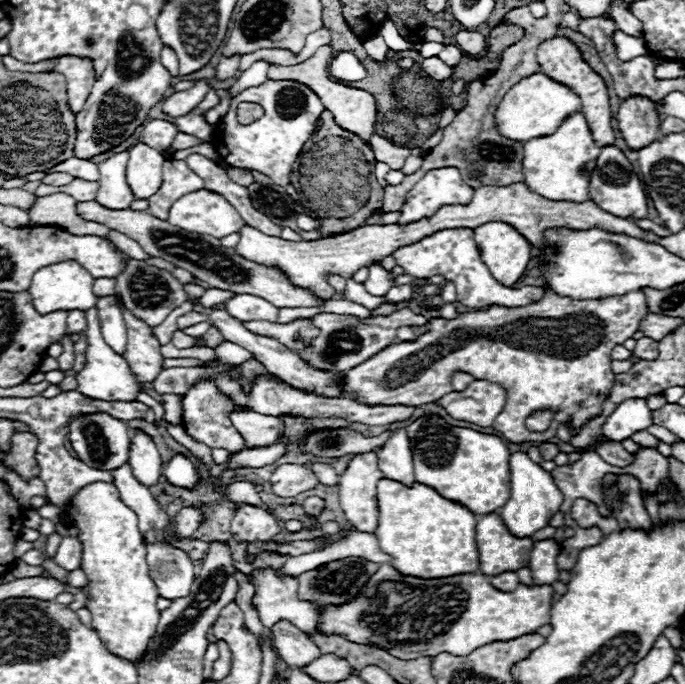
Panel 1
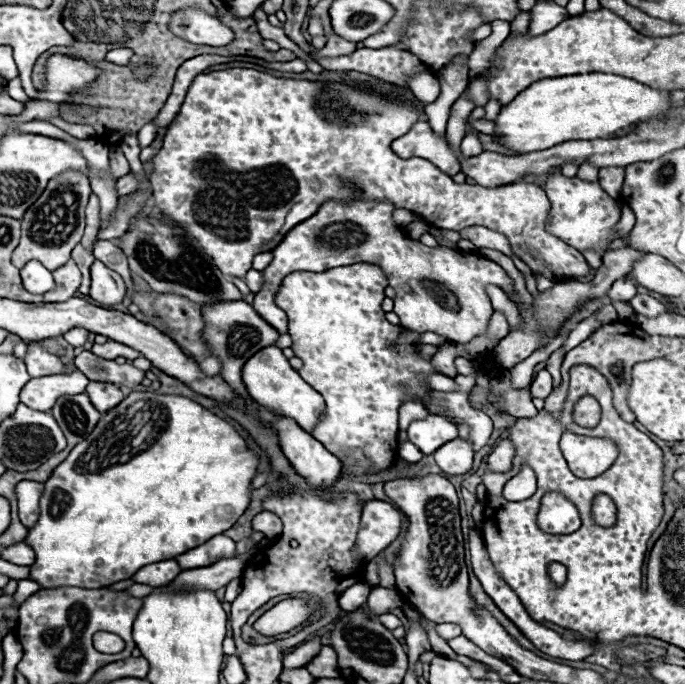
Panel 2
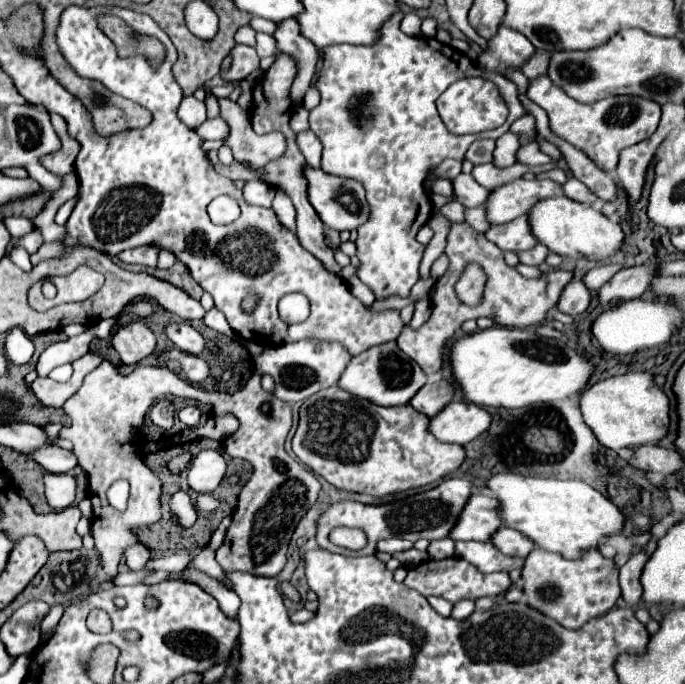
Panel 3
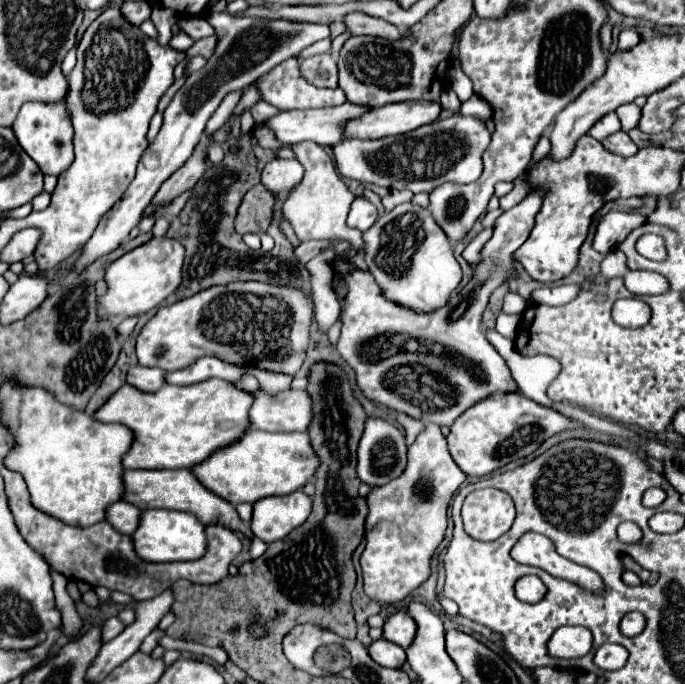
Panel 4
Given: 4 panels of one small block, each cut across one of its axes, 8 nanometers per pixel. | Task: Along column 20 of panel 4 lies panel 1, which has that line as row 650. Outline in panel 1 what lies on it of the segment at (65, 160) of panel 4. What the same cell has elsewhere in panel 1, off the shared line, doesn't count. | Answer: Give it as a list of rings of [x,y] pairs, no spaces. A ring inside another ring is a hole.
[[[92,482],[84,488],[80,488],[70,502],[70,508],[64,512],[64,522],[68,526],[78,528],[78,540],[82,542],[82,570],[88,576],[88,584],[82,588],[88,598],[86,608],[92,612],[92,630],[102,638],[104,646],[130,662],[136,662],[144,656],[150,638],[156,634],[156,624],[160,618],[160,610],[156,608],[158,590],[148,576],[148,564],[146,564],[146,550],[144,542],[138,530],[136,514],[120,500],[120,494],[114,484],[108,482]]]

